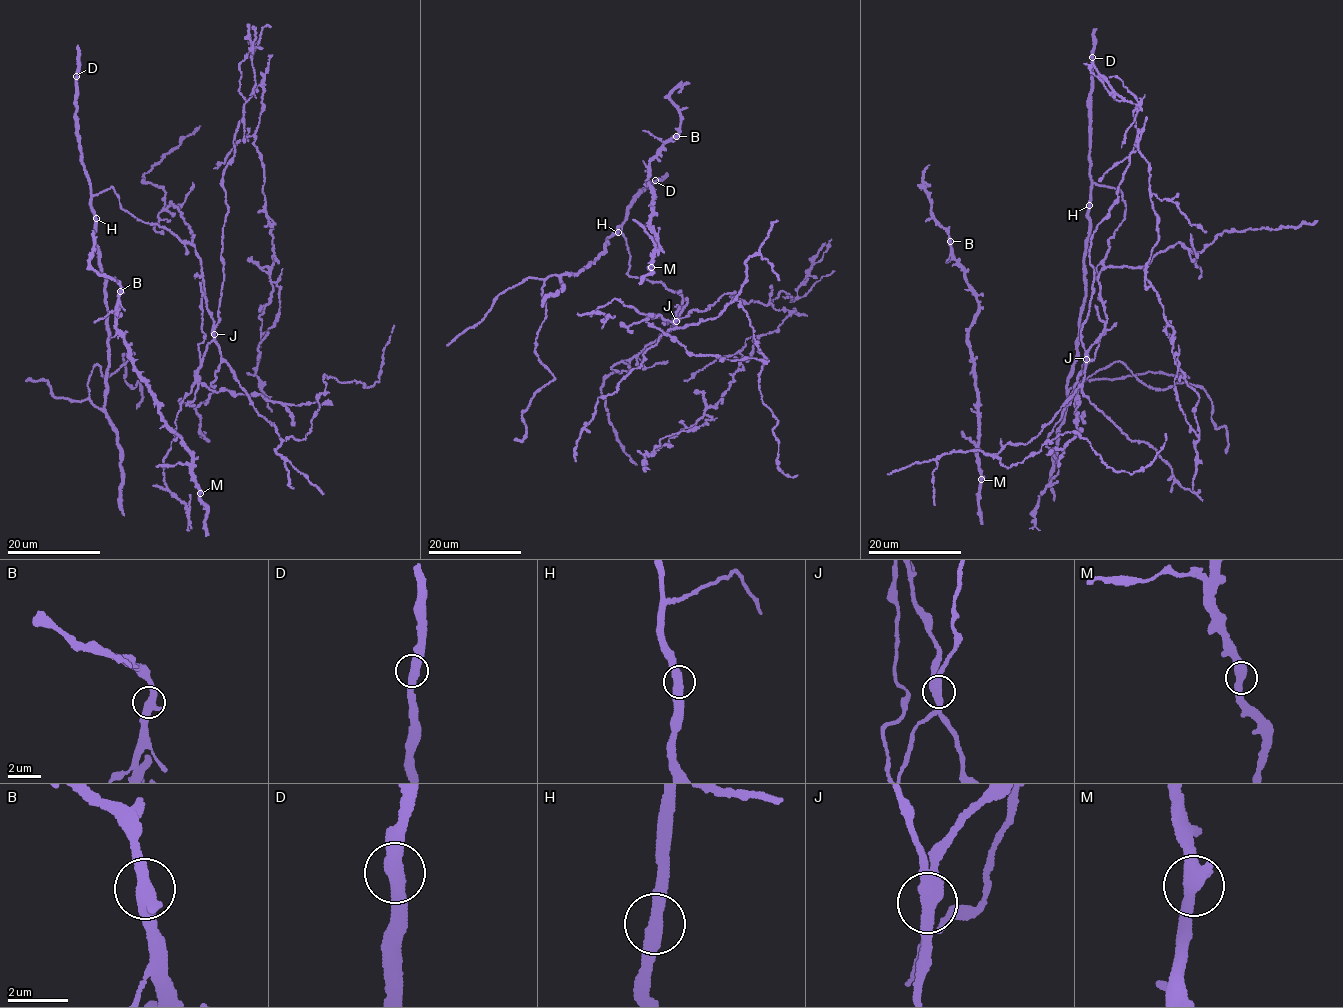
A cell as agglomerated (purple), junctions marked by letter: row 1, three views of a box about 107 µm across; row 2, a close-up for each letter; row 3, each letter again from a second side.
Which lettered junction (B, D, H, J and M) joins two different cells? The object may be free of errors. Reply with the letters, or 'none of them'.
J

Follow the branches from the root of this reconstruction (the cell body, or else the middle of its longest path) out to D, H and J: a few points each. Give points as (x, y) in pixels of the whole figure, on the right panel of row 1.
D: (1102, 333), (1106, 316), (1098, 277), (1108, 242), (1124, 219), (1126, 204), (1118, 188), (1091, 180), (1092, 57)
H: (1102, 333), (1106, 316), (1098, 277), (1108, 242), (1124, 219), (1126, 204), (1118, 188), (1093, 183), (1089, 205)
J: (1102, 333), (1085, 359)

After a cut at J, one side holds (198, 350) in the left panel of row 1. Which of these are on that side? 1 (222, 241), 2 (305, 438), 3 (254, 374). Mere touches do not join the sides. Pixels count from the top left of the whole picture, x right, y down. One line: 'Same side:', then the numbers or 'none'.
Same side: 1, 3

